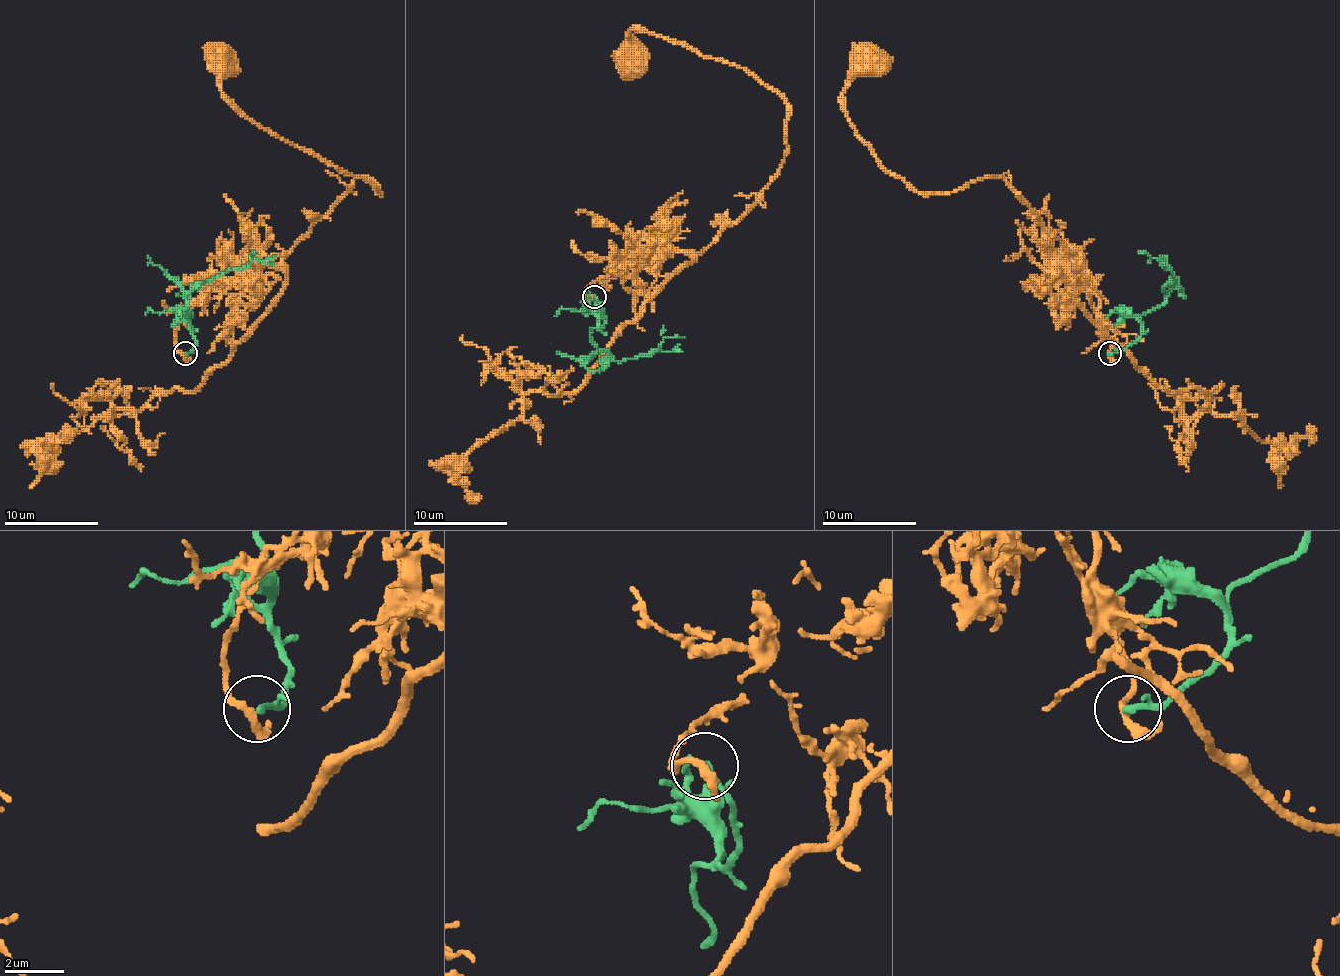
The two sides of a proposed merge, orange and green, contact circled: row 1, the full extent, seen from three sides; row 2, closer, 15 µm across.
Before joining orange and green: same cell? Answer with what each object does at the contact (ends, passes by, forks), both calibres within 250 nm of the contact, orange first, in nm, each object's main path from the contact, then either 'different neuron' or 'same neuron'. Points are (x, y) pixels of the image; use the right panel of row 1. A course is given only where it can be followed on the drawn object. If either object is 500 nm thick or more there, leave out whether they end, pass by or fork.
orange passes by; green passes by; 280 nm thick on the orange side, 160 nm on the other; orange runs (1110, 355), (1086, 284), (1063, 265), (1067, 249), (1001, 178), (916, 192), (857, 135), (845, 88), (869, 64); green runs (1110, 353), (1120, 353), (1141, 334), (1143, 315), (1164, 301), (1172, 286), (1169, 270), (1150, 260), (1150, 256); different neuron

